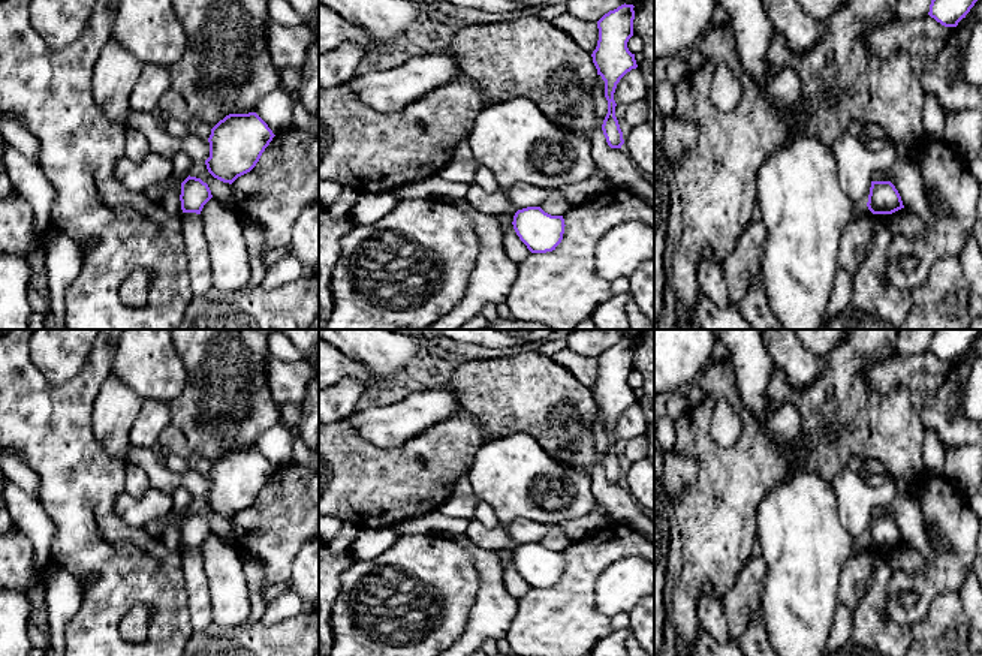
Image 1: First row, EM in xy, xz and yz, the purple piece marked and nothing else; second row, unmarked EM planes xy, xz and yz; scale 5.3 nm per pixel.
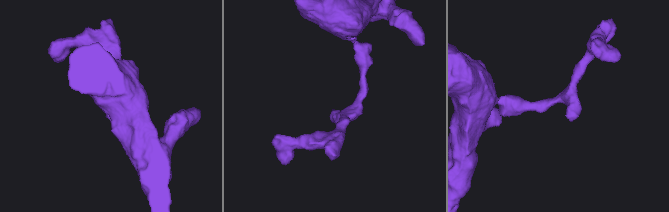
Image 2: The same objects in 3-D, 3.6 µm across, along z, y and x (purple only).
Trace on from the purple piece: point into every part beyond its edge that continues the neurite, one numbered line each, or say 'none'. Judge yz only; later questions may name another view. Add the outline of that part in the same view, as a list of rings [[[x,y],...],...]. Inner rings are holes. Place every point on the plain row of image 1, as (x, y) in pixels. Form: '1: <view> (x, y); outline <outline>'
none

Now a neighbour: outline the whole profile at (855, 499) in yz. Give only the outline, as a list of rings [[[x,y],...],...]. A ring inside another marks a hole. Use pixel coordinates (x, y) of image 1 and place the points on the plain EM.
[[[849,467],[841,469],[831,487],[838,505],[840,520],[846,530],[858,538],[865,538],[871,523],[873,509],[894,500],[897,479],[888,475],[879,487],[868,487],[865,481]]]

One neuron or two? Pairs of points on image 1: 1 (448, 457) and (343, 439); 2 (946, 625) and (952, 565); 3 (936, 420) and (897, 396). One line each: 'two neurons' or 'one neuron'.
1: one neuron
2: two neurons
3: two neurons

